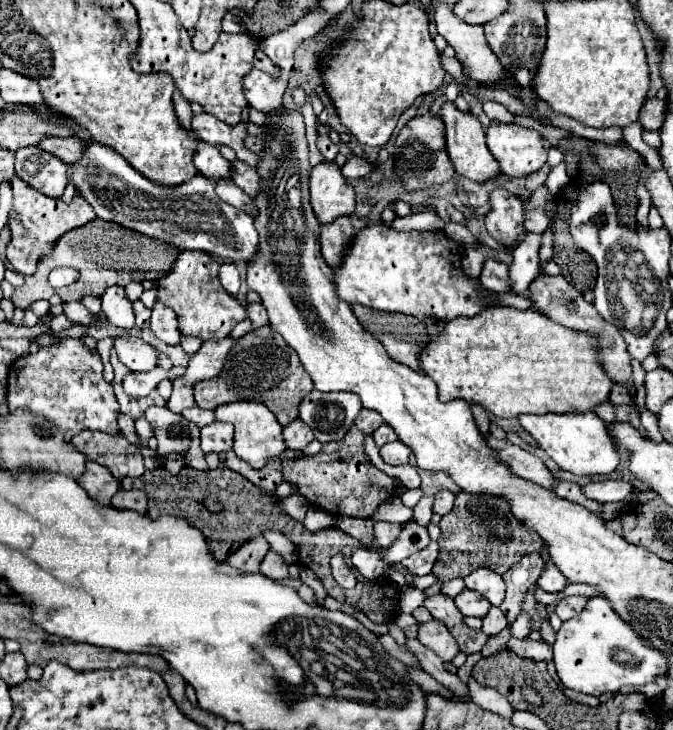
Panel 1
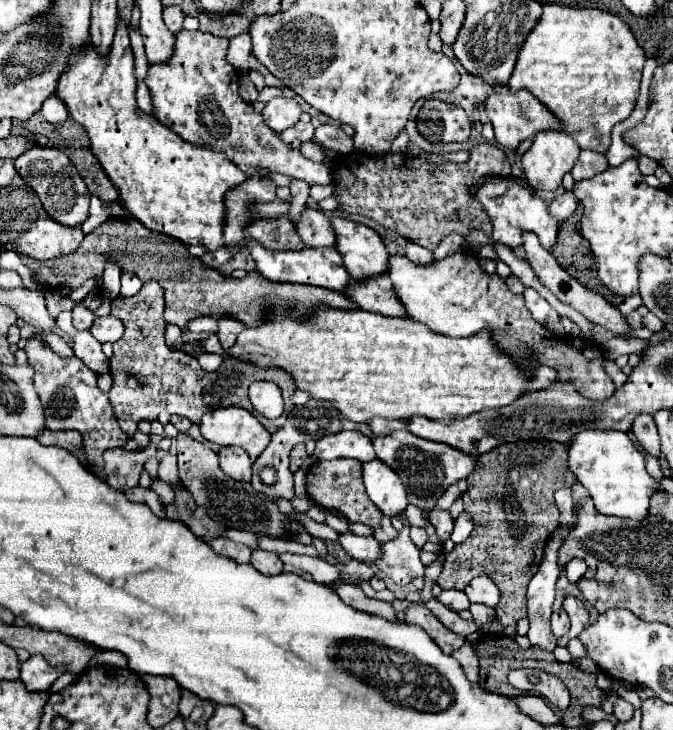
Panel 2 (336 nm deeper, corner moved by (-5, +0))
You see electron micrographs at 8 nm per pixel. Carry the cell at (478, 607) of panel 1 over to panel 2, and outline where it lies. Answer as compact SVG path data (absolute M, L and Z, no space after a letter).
M443 590L437 600L441 604L445 604L449 610L455 610L455 612L461 612L461 610L467 610L469 608L469 598L465 598L465 594L461 590Z

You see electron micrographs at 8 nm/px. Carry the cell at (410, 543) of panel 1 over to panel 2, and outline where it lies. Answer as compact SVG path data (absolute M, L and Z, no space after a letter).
M353 532L339 534L337 542L343 546L347 554L351 554L355 560L361 562L373 562L381 556L381 546L373 536L357 536Z

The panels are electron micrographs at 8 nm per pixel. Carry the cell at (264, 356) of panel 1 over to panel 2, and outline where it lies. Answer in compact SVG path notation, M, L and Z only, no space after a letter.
M149 280L143 284L143 288L131 296L131 298L115 298L111 300L111 316L119 318L125 326L125 334L121 336L121 340L117 344L113 344L113 356L109 360L109 370L113 376L113 388L109 390L109 400L111 406L115 408L115 416L119 420L119 426L133 436L135 426L139 424L139 420L155 420L159 416L159 412L169 412L169 414L179 414L189 418L193 424L201 422L201 416L213 408L225 408L225 406L241 406L251 410L249 398L247 398L247 388L253 380L271 380L281 388L283 400L285 400L285 412L289 412L293 408L291 404L291 394L295 392L295 384L293 378L289 374L285 374L285 370L277 370L277 368L269 368L269 370L261 370L253 364L245 364L237 358L229 358L223 360L219 370L215 372L203 372L197 358L185 354L183 350L169 350L163 338L163 330L165 330L165 318L163 318L163 290L157 282Z

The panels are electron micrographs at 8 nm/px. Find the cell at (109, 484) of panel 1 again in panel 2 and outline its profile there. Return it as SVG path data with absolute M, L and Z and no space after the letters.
M43 430L37 436L37 442L41 442L43 446L59 446L59 448L65 448L65 450L73 452L85 464L83 456L81 456L81 434L77 430L63 430L63 432Z

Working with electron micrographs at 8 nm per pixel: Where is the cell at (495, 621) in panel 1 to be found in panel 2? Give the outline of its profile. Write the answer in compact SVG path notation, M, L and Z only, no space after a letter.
M471 604L469 612L473 614L473 620L479 624L487 624L487 622L495 620L495 608L489 608L485 604Z

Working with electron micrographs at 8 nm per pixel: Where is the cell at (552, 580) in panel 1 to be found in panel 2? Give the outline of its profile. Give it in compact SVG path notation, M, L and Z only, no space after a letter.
M567 596L565 602L563 602L563 610L571 618L571 630L569 630L569 634L565 634L559 640L559 646L567 646L571 638L577 638L581 634L581 630L585 630L585 626L589 626L589 614L587 614L587 610L585 610L585 606L579 598Z

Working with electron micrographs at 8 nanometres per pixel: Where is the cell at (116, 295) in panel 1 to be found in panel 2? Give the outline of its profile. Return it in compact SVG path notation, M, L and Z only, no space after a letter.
M103 316L103 318L95 318L93 326L91 326L91 334L97 342L105 344L105 342L117 342L123 334L123 324L113 318L113 316Z

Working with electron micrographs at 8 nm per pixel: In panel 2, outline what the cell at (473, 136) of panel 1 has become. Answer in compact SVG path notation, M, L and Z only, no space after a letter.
M487 178L487 182L477 190L477 200L485 206L491 224L493 224L493 234L491 234L491 242L509 246L509 248L517 248L523 244L521 234L523 232L535 232L543 244L543 248L551 250L553 244L557 242L557 230L559 230L559 222L549 214L547 204L537 196L533 190L521 186L517 180L513 178Z

